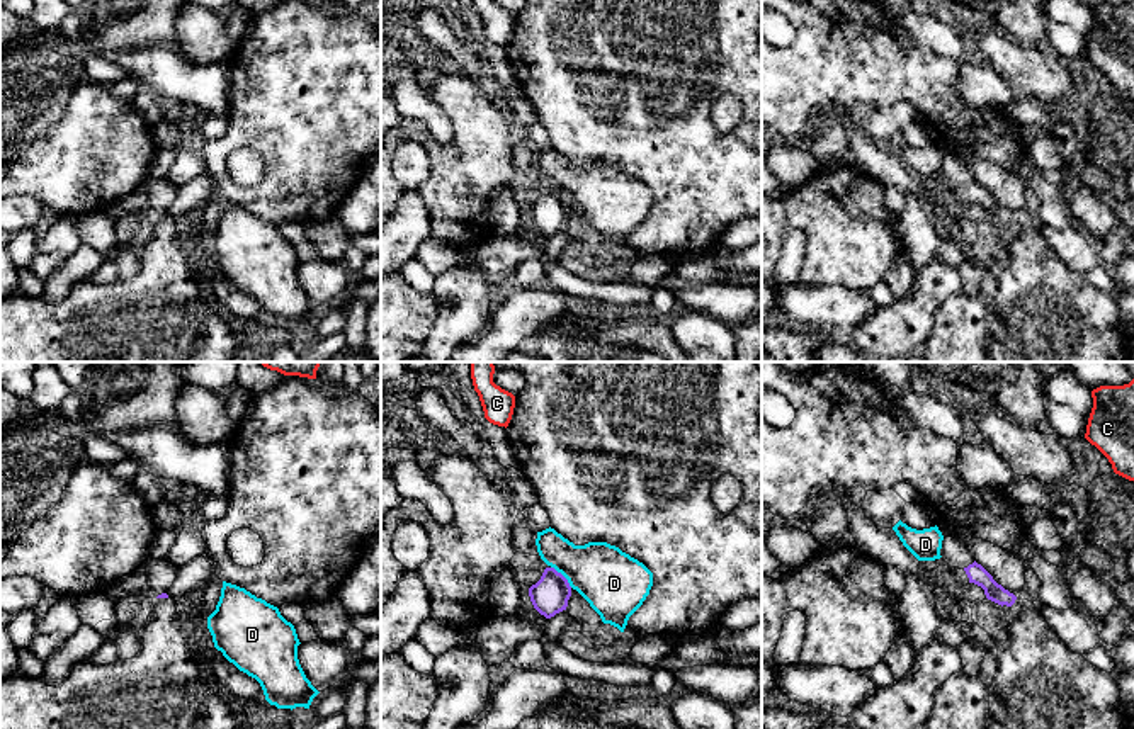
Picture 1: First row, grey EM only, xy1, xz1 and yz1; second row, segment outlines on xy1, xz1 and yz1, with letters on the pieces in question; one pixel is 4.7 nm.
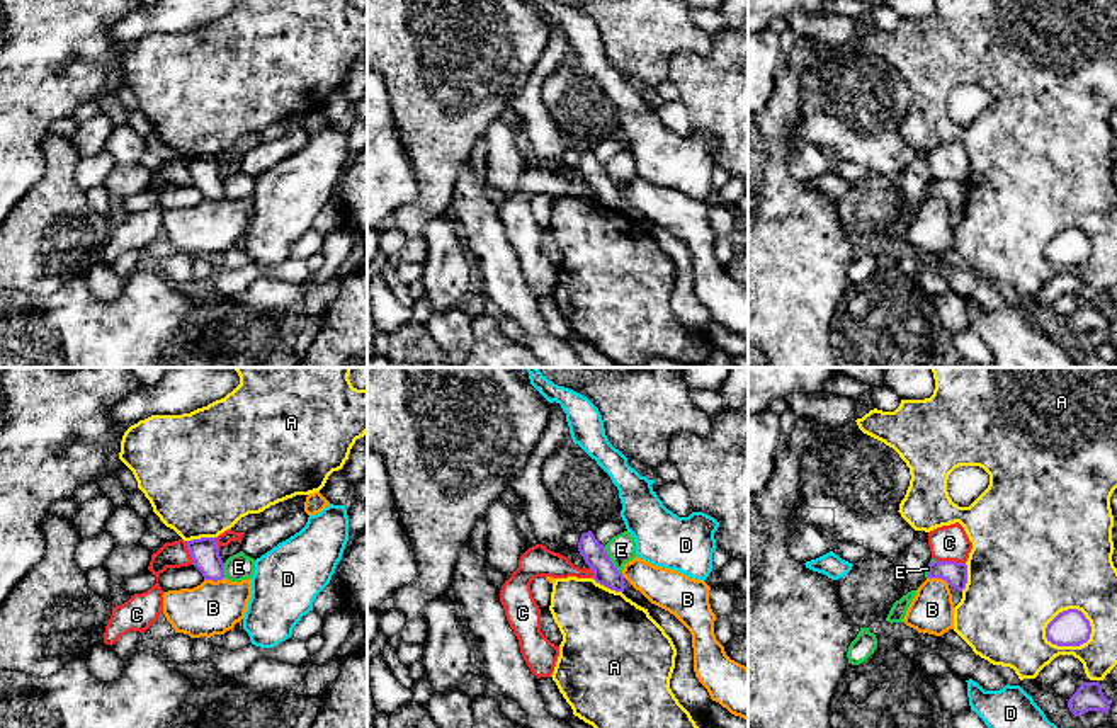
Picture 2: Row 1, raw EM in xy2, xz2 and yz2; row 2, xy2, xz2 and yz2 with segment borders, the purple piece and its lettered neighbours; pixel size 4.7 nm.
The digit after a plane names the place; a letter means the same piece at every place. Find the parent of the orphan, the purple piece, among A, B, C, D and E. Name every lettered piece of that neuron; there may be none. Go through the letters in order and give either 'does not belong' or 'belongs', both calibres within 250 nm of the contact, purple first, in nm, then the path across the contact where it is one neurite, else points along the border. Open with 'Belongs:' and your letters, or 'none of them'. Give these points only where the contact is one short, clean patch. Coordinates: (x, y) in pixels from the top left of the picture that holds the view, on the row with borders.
Belongs: none of them
A: does not belong; calibres 180 and 260 nm
B: does not belong; calibres 110 and 200 nm; border yz2 (927, 577), (941, 577), (949, 584)
C: does not belong; calibres 110 and 180 nm; border yz2 (935, 558), (964, 563)
D: does not belong; calibres 180 and 300 nm; border xz1 (551, 566), (572, 587)
E: does not belong; calibres 120 and 140 nm; border xz2 (602, 546), (621, 574)

